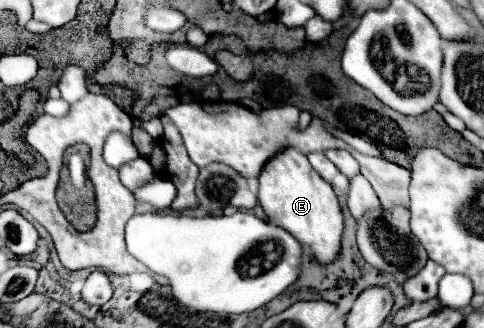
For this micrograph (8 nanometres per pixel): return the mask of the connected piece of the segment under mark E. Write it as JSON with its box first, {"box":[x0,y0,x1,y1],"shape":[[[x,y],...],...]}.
{"box":[259,148,343,262],"shape":[[[283,148],[269,158],[259,176],[259,204],[271,222],[291,232],[319,262],[331,262],[341,248],[343,214],[327,180],[321,180],[299,148]]]}

